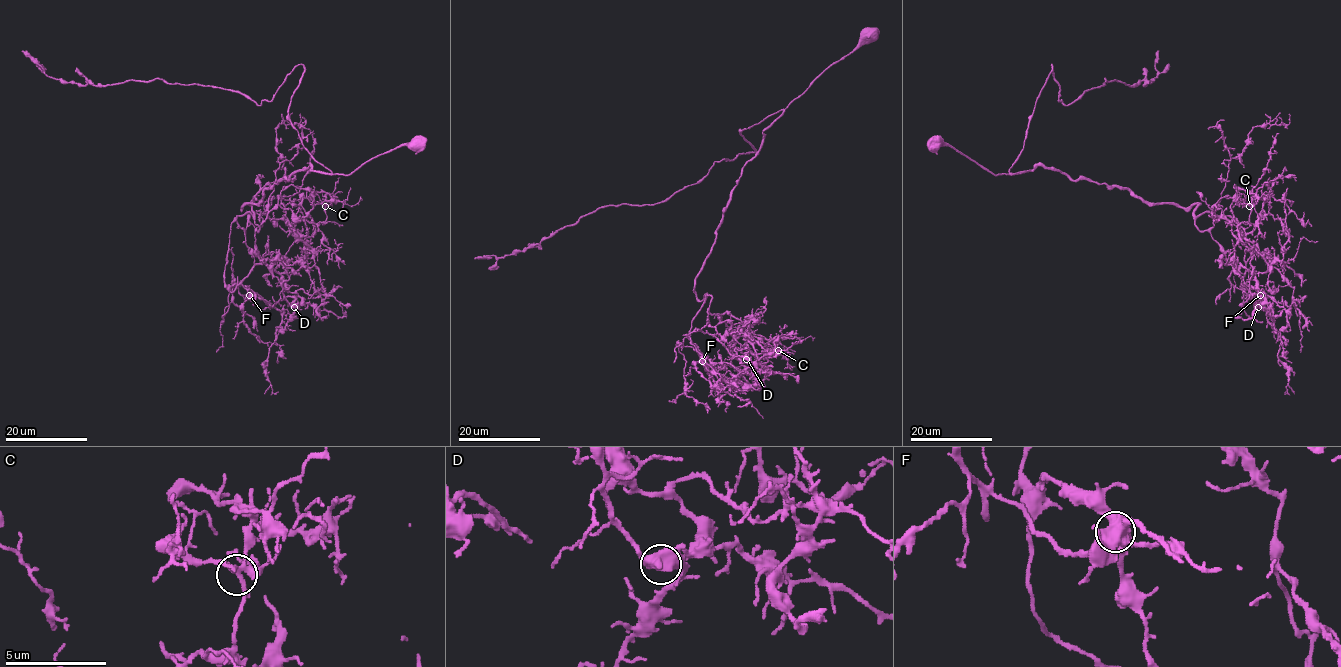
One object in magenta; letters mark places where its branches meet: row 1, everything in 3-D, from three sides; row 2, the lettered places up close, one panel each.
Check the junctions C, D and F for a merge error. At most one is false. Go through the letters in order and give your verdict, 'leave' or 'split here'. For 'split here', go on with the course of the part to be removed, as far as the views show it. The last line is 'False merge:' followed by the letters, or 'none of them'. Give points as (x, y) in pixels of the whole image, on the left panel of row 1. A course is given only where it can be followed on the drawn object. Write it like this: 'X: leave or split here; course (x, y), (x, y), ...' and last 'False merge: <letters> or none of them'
C: leave
D: leave
F: split here; course (249, 294), (237, 286), (254, 266), (303, 264), (280, 192), (332, 193), (340, 178)
False merge: F

